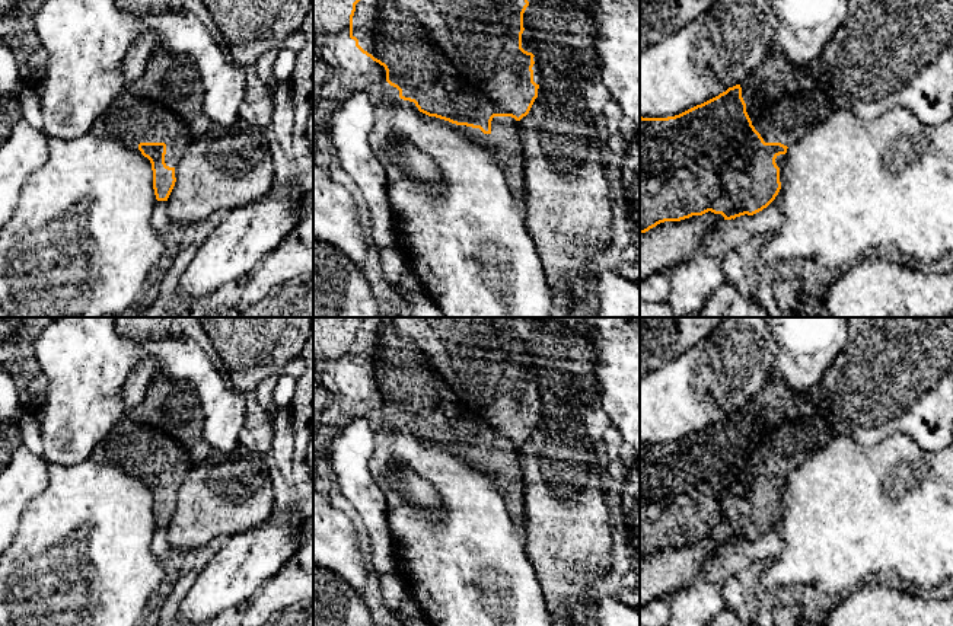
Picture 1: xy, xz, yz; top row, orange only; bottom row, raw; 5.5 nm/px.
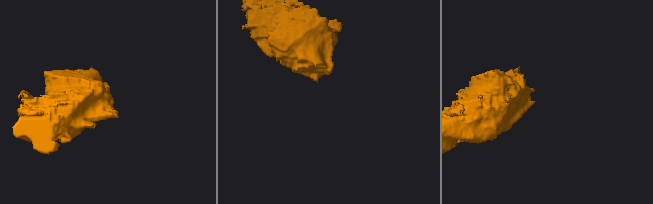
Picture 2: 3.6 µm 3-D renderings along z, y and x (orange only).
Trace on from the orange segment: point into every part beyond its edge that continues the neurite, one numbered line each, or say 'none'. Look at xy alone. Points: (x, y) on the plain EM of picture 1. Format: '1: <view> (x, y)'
1: xy (165, 431)

